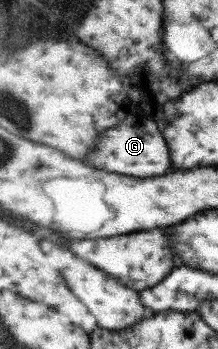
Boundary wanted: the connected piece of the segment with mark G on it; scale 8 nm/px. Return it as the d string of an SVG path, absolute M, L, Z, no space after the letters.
M141 113L130 114L126 120L118 124L120 128L110 128L100 136L98 146L90 154L88 163L108 172L118 173L138 178L161 177L172 168L172 153L168 141L158 130L158 124Z

